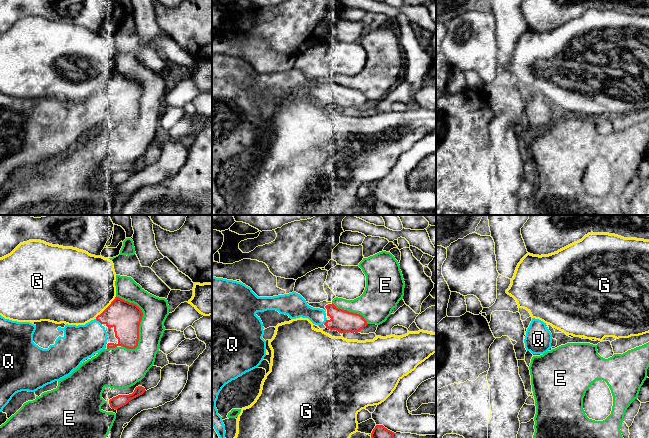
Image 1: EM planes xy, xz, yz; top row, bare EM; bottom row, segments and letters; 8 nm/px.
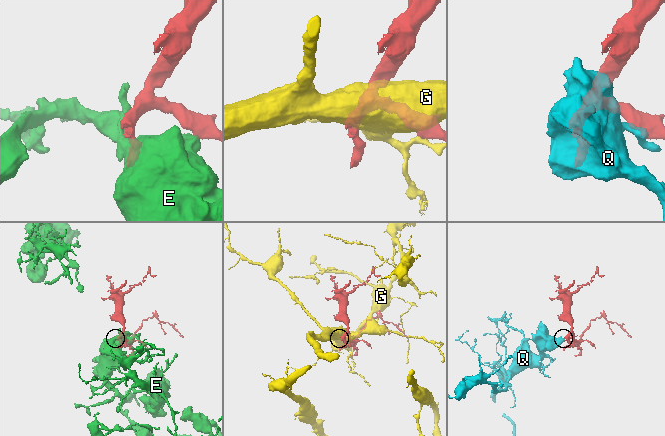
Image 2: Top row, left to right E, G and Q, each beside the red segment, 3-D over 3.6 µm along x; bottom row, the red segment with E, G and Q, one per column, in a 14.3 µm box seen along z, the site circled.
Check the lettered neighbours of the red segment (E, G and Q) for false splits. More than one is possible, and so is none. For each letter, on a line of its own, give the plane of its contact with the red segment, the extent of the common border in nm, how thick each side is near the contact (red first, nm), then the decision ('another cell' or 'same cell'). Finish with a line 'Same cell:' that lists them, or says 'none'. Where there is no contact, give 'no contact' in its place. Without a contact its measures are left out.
E: contact in xy; length 460 nm; calibres 240 and 220 nm; another cell
G: contact in xy; length 260 nm; calibres 240 and 500 nm; another cell
Q: contact in xy; length 70 nm; calibres 240 and 280 nm; same cell
Same cell: Q

